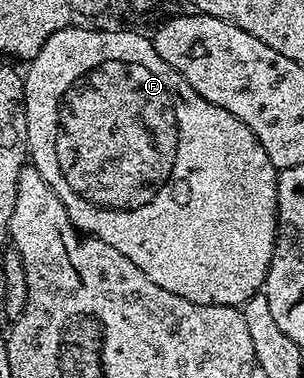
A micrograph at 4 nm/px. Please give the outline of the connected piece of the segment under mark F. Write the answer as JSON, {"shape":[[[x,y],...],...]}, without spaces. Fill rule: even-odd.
{"shape":[[[70,26],[51,34],[39,54],[28,61],[27,68],[29,73],[26,71],[23,76],[29,139],[27,156],[47,186],[55,190],[78,232],[96,236],[98,240],[107,242],[107,246],[115,246],[115,250],[119,250],[123,258],[131,258],[131,262],[135,262],[135,266],[139,266],[155,286],[163,286],[163,290],[171,290],[171,294],[179,294],[179,298],[187,298],[187,302],[236,308],[264,289],[277,237],[279,169],[271,162],[267,150],[263,150],[259,138],[255,138],[255,134],[251,134],[235,114],[227,114],[223,106],[207,102],[207,98],[200,96],[179,70],[167,66],[167,62],[159,58],[159,50],[155,50],[152,39],[137,32],[104,32],[101,28]]]}

